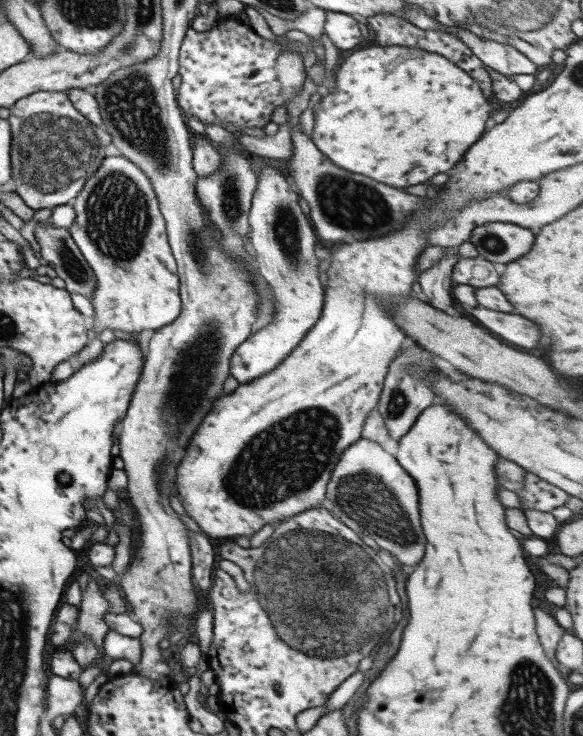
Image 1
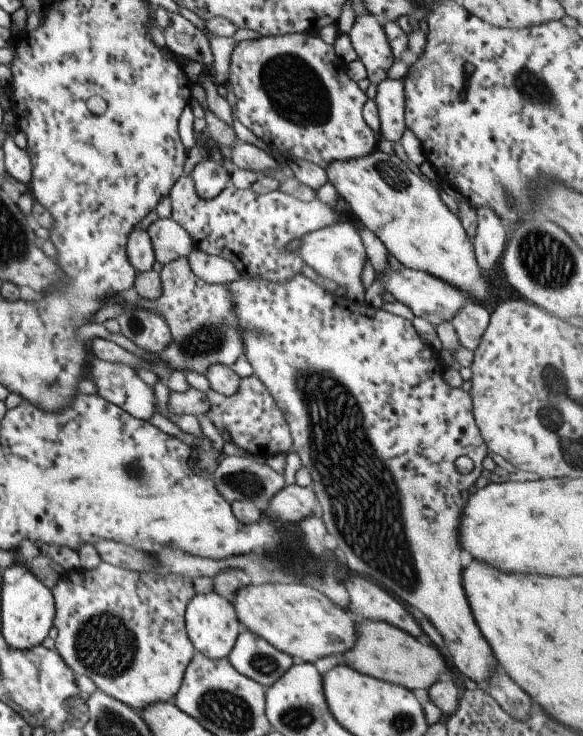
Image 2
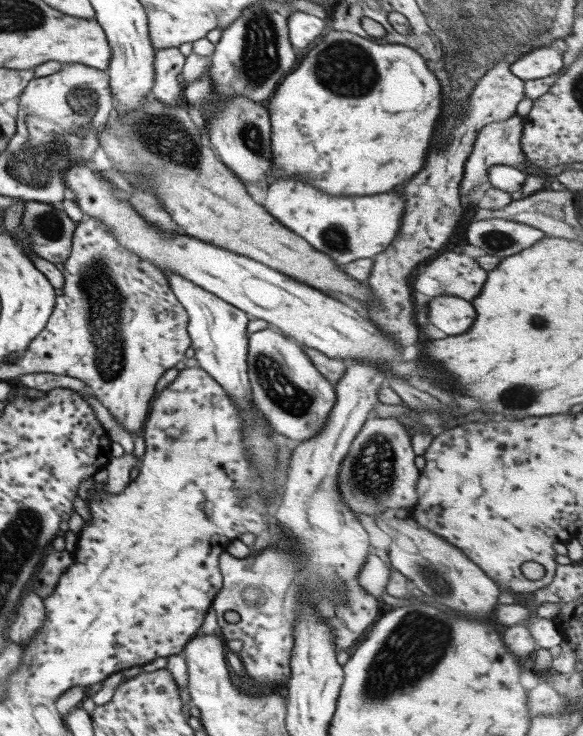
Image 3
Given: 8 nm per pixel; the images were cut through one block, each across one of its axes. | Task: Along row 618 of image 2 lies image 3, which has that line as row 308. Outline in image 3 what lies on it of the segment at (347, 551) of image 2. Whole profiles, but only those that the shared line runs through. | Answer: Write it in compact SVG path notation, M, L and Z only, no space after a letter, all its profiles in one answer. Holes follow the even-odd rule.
M436 296L428 306L430 324L446 332L448 336L468 332L474 324L474 316L474 306L456 296Z

